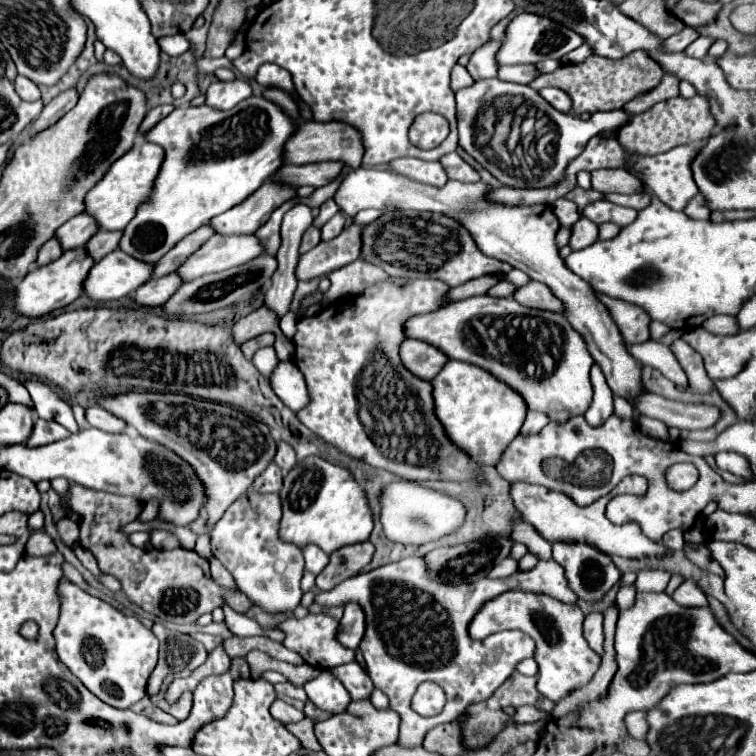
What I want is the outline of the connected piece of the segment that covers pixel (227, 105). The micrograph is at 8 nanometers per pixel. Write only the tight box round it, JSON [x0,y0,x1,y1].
[206,78,252,110]

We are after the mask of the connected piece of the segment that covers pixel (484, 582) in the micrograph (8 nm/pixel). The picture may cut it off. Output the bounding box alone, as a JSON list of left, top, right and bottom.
[314,558,578,746]

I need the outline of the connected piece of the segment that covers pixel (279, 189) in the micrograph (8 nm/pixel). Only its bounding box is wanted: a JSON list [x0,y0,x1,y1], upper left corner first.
[210,180,296,234]

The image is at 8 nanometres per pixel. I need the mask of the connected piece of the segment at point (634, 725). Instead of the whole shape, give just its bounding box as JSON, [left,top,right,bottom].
[626,712,648,740]

